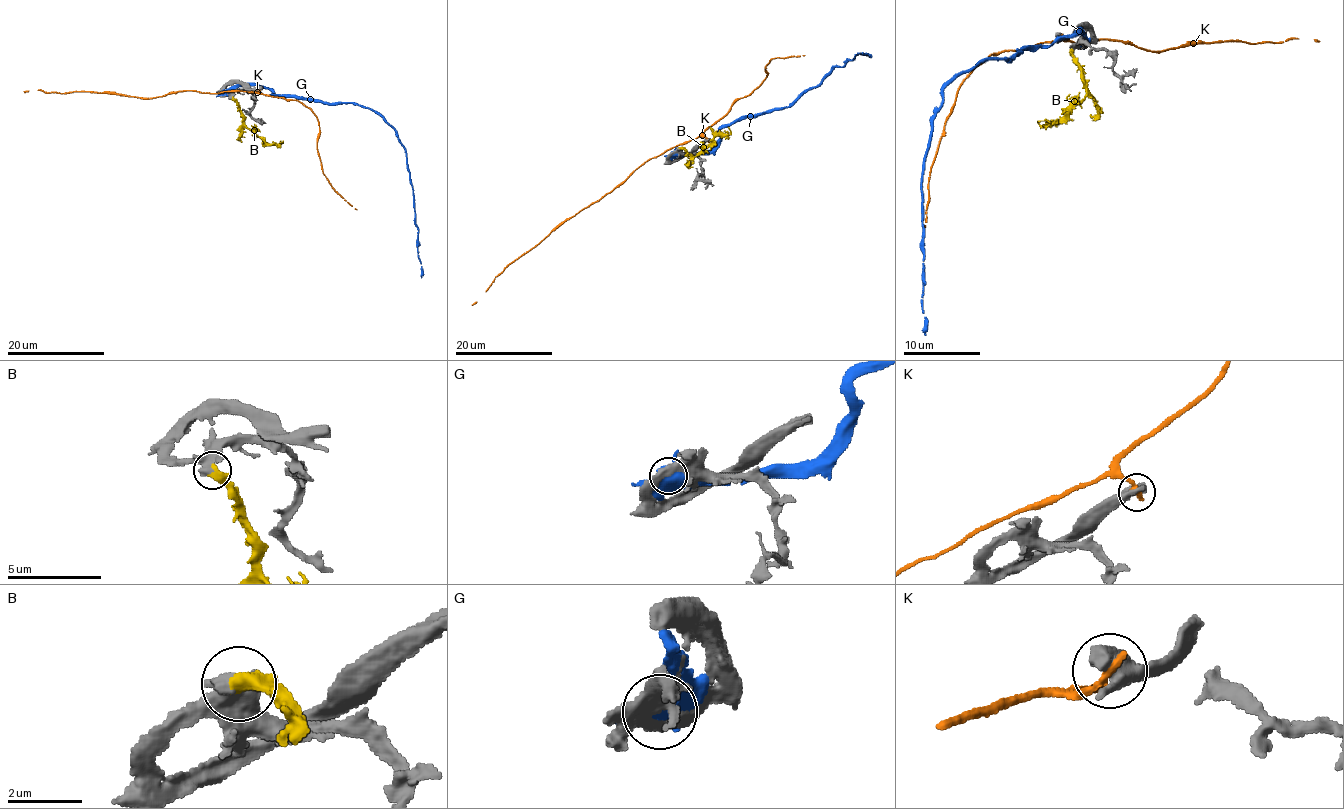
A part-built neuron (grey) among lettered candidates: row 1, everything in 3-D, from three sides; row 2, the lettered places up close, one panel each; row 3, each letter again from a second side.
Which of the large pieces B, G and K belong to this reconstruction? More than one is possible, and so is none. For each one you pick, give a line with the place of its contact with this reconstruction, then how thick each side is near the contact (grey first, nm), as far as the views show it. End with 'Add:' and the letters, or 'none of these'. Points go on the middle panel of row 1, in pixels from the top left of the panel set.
B: meets grey at (680, 148); 400 nm thick on the grey side, 480 nm on the other
Add: B

